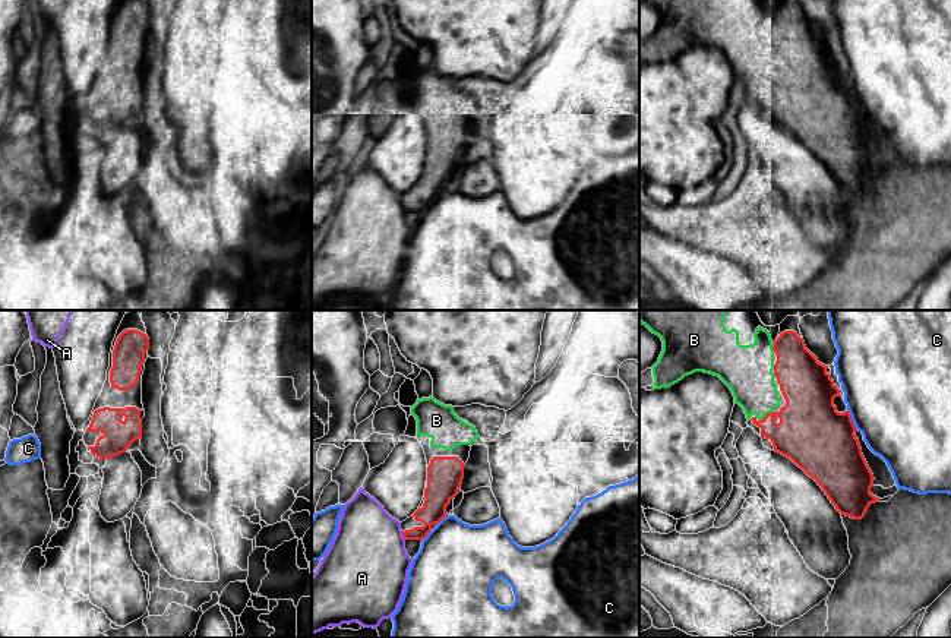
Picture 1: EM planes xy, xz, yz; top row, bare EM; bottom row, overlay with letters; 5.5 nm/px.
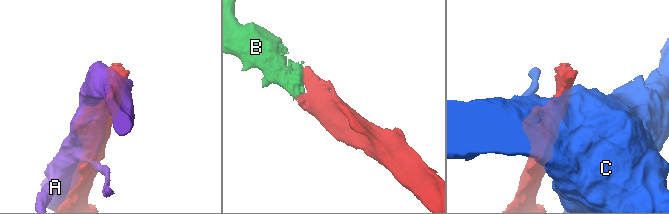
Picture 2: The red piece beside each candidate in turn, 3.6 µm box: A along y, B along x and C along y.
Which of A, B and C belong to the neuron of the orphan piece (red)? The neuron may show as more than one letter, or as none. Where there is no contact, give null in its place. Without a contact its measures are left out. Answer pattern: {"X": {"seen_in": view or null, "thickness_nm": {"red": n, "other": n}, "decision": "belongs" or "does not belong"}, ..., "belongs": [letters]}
{"A": {"seen_in": "xz", "thickness_nm": {"red": 140, "other": 440}, "decision": "does not belong"}, "B": {"seen_in": "yz", "thickness_nm": {"red": 340, "other": 260}, "decision": "belongs"}, "C": {"seen_in": "yz", "thickness_nm": {"red": 380, "other": 480}, "decision": "does not belong"}, "belongs": ["B"]}

